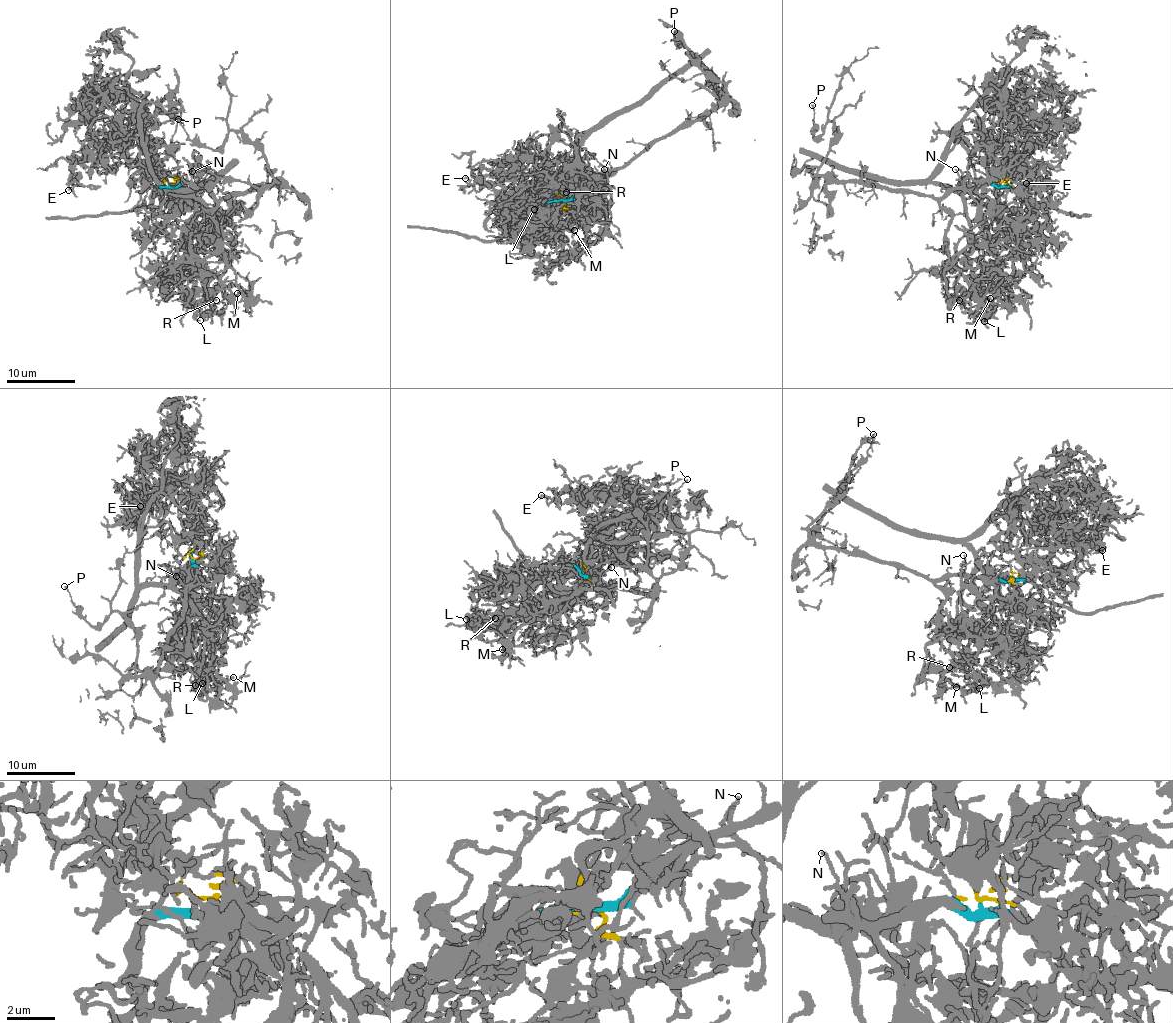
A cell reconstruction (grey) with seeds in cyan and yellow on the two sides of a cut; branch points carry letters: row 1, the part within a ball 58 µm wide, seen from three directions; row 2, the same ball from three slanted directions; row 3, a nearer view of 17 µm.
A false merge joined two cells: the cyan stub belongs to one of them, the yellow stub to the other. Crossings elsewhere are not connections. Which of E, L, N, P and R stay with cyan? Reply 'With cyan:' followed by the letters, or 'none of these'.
With cyan: N, P

